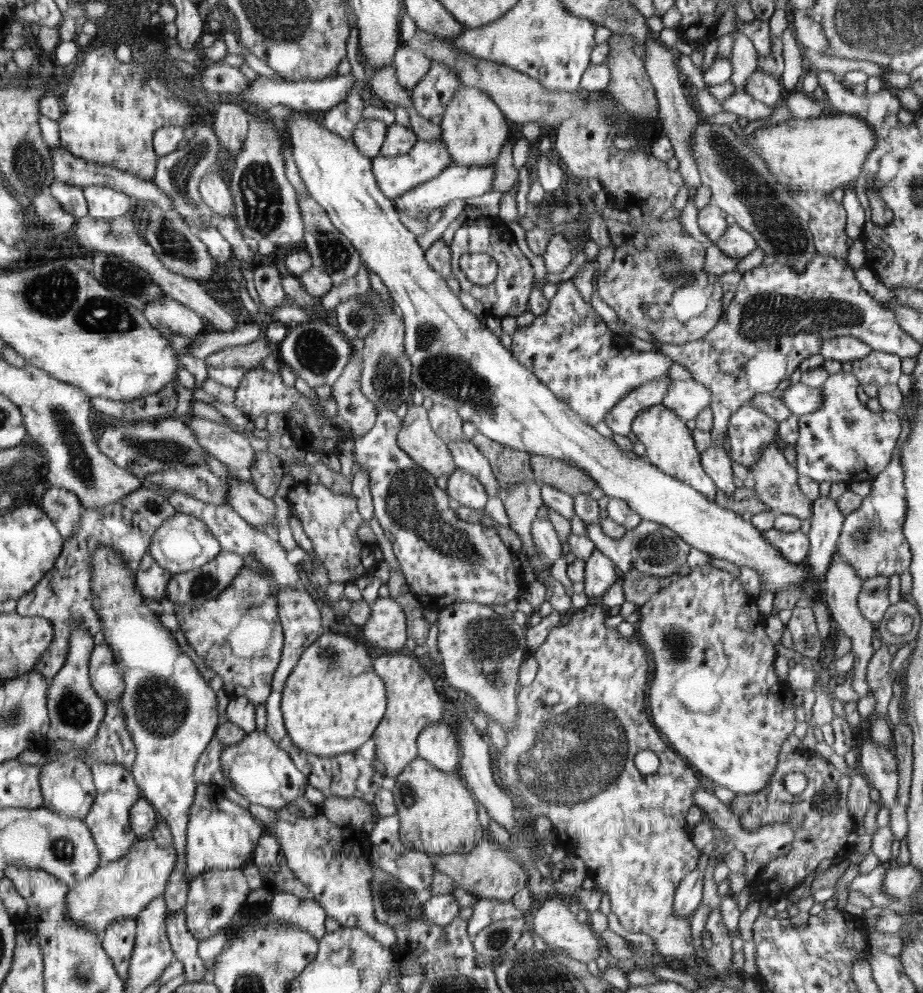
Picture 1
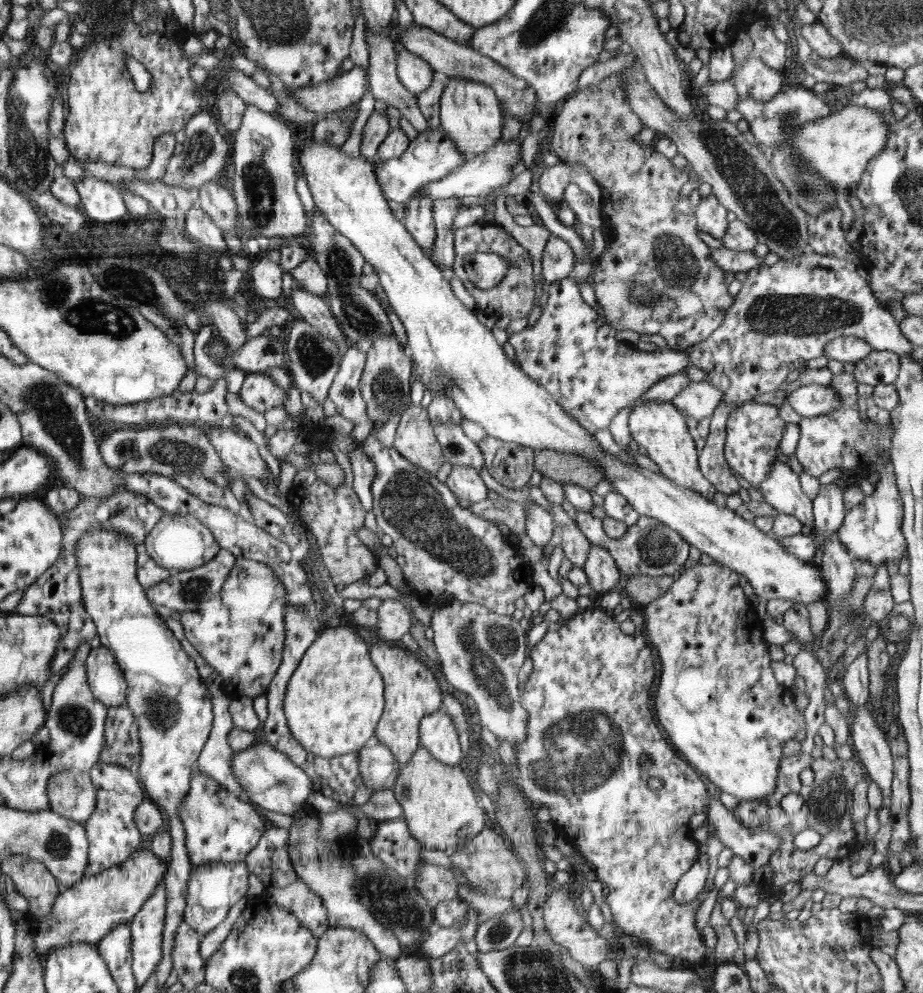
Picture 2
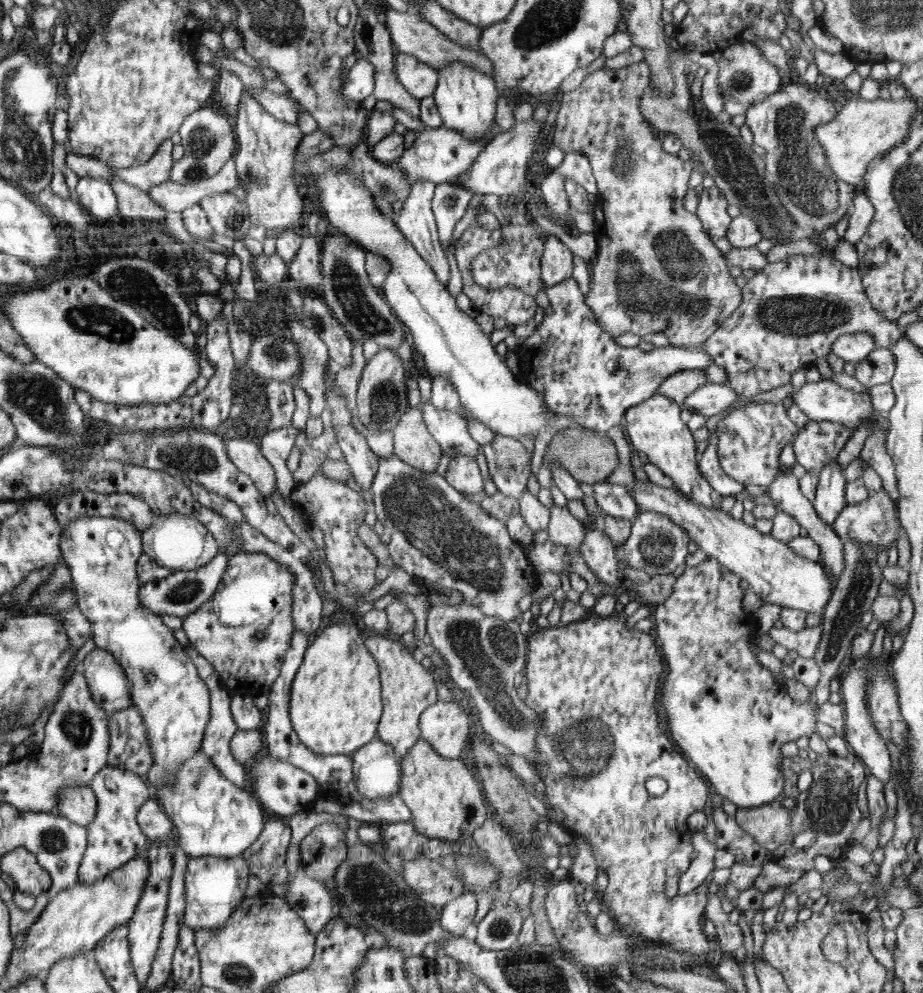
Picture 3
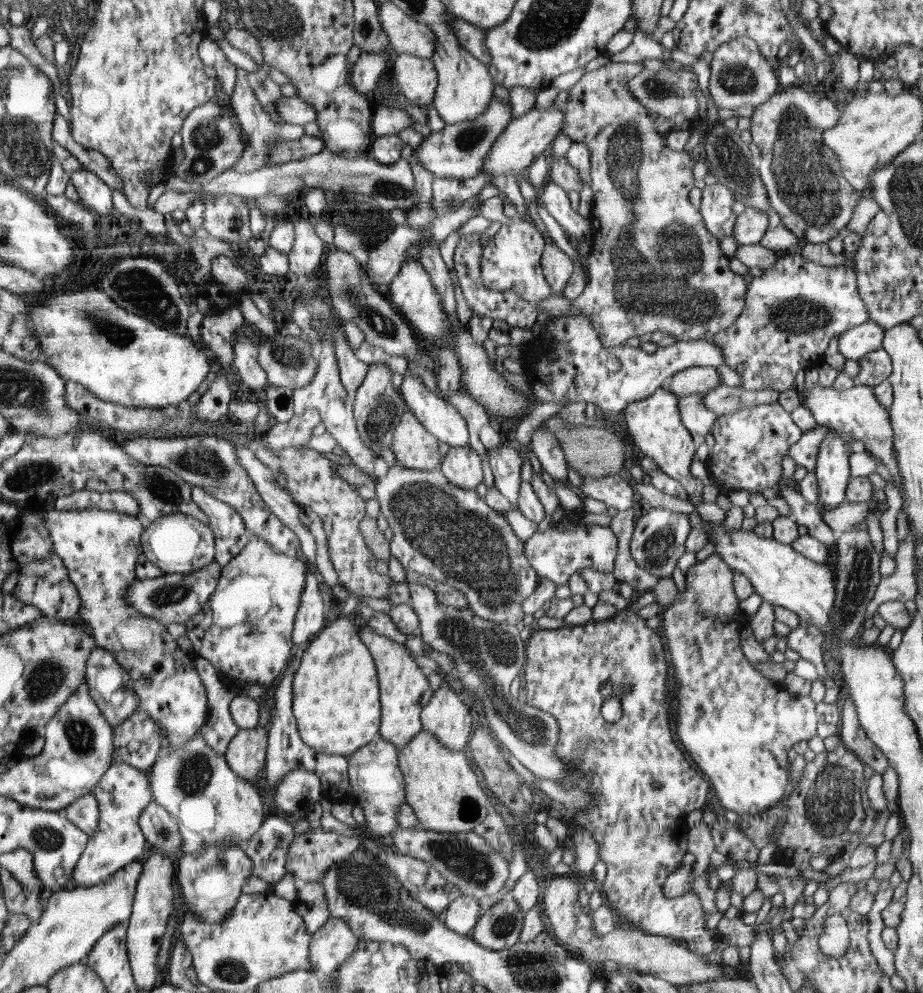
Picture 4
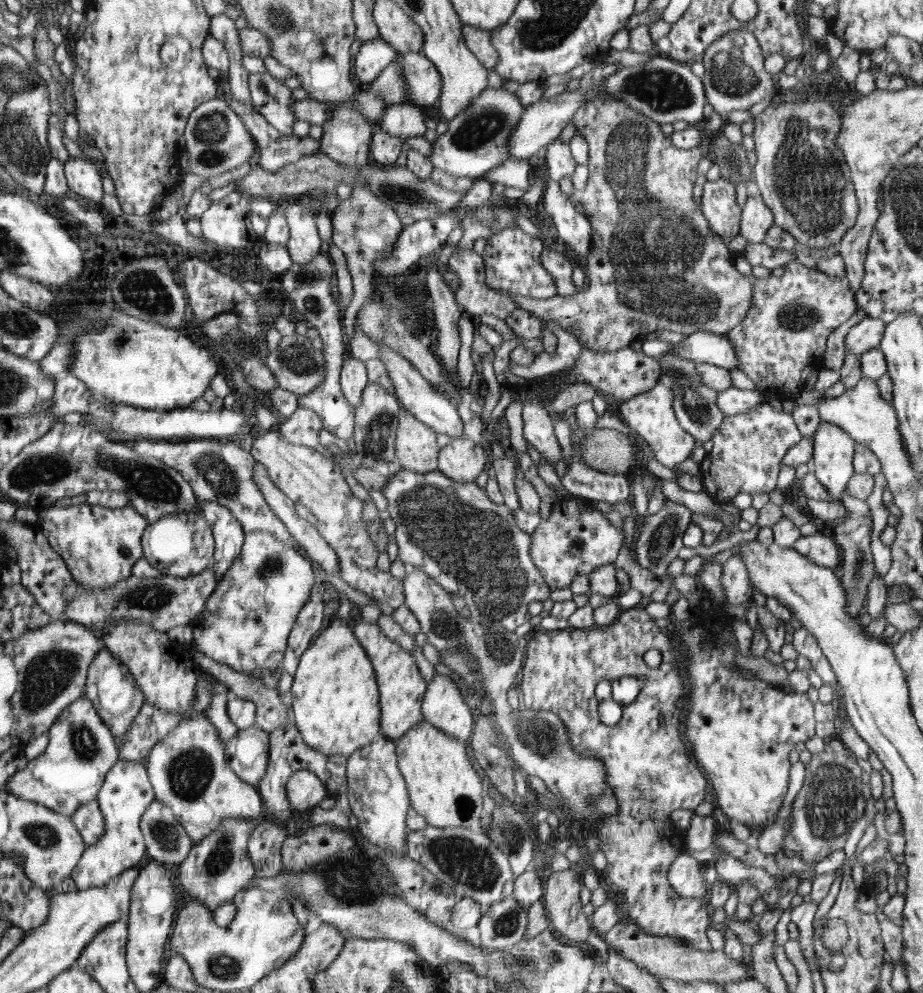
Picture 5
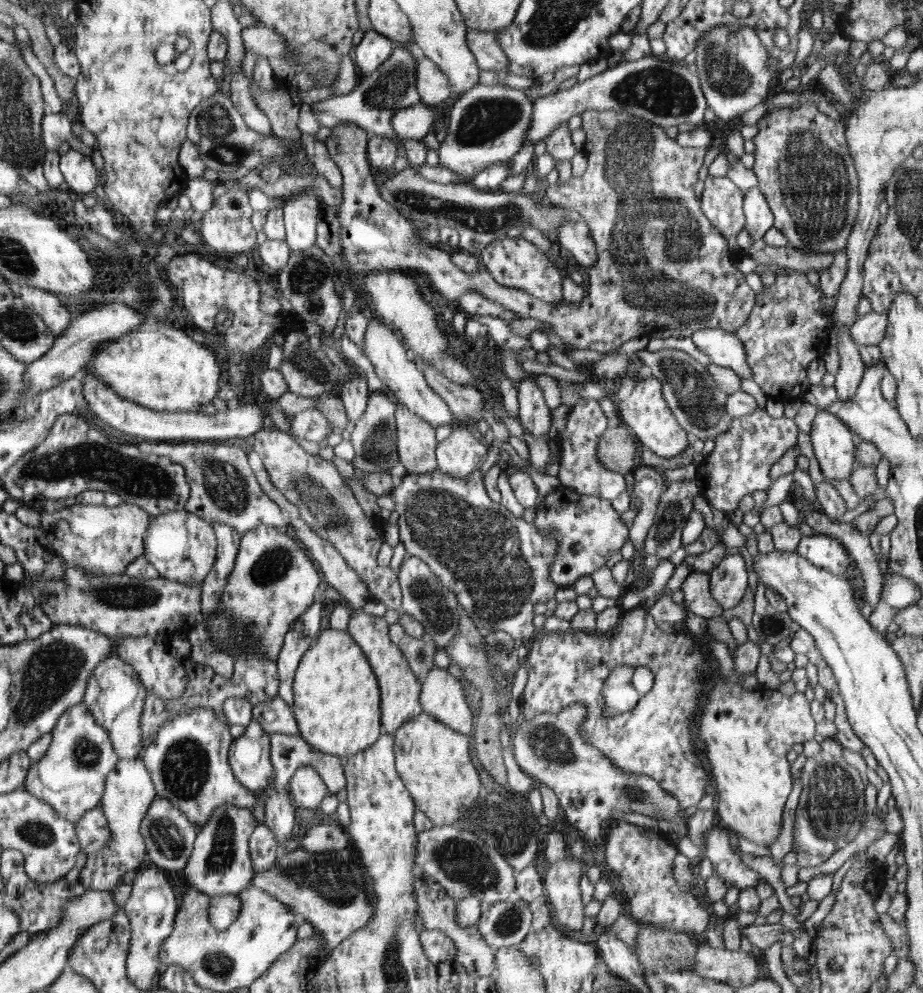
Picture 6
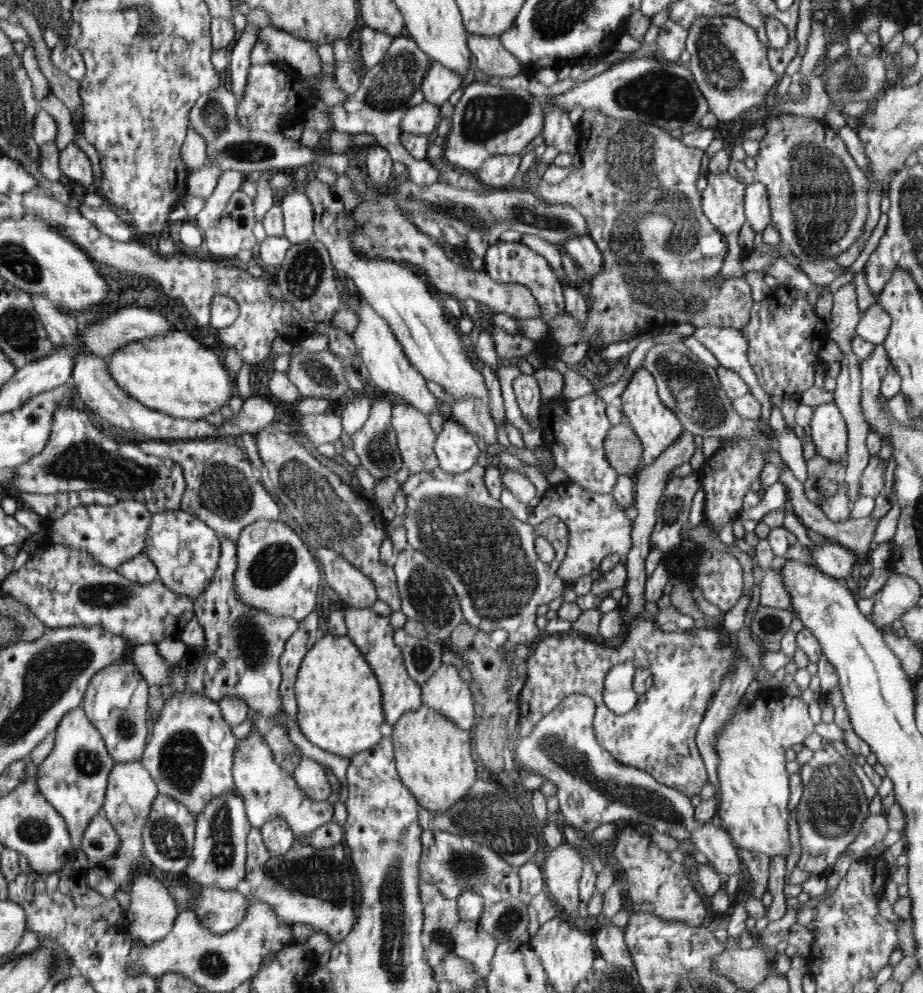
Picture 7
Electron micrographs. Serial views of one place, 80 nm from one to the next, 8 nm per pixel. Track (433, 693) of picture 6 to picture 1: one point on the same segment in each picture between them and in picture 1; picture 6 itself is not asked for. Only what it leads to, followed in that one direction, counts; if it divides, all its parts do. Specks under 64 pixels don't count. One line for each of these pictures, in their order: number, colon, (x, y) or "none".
1: (437, 743)
2: (437, 732)
3: (445, 725)
4: (445, 715)
5: (443, 706)

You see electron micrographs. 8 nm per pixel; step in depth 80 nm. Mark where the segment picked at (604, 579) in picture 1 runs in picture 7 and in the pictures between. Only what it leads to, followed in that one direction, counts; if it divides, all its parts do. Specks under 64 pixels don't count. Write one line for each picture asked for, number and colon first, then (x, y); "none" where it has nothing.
2: (601, 570)
3: (598, 551)
4: (558, 552)
5: (576, 539)
6: (588, 529)
7: (598, 526)

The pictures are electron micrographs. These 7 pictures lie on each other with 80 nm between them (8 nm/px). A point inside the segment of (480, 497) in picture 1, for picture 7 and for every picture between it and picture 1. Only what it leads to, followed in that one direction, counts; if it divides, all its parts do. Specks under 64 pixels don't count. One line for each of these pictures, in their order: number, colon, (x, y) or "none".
2: (464, 481)
3: (462, 473)
4: (462, 465)
5: (461, 459)
6: (460, 454)
7: (457, 449)

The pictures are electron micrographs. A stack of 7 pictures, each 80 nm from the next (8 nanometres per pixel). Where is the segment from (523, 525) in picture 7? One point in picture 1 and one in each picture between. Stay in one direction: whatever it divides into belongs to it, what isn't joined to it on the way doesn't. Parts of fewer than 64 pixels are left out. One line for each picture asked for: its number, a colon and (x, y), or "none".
1: (445, 560)
2: (445, 552)
3: (437, 534)
4: (452, 534)
5: (452, 530)
6: (497, 576)

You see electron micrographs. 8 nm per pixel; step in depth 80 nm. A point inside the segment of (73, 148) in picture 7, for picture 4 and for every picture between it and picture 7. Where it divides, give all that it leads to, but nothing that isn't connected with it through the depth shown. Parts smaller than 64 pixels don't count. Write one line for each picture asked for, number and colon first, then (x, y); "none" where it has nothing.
4: (96, 196)
5: (83, 178)
6: (80, 175)

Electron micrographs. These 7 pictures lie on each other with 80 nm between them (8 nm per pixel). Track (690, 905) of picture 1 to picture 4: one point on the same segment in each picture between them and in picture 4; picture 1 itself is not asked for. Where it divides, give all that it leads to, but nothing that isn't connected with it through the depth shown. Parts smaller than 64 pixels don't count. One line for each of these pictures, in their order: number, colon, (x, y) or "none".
2: (691, 885)
3: (701, 867)
4: (699, 840)

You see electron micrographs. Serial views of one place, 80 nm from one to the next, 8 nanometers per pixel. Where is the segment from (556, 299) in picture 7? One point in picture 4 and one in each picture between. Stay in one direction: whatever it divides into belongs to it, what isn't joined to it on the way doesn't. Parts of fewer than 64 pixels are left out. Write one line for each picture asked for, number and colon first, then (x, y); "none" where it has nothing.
4: (512, 260)
5: (513, 259)
6: (516, 263)

